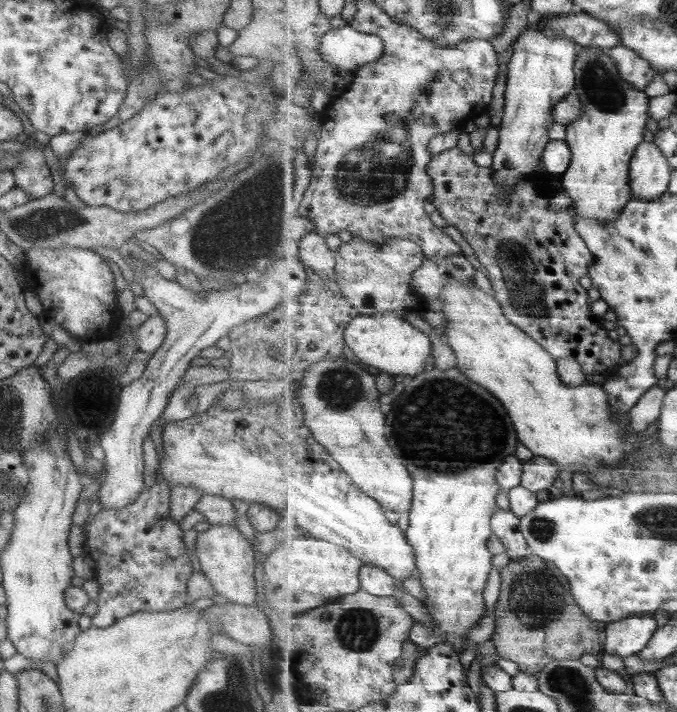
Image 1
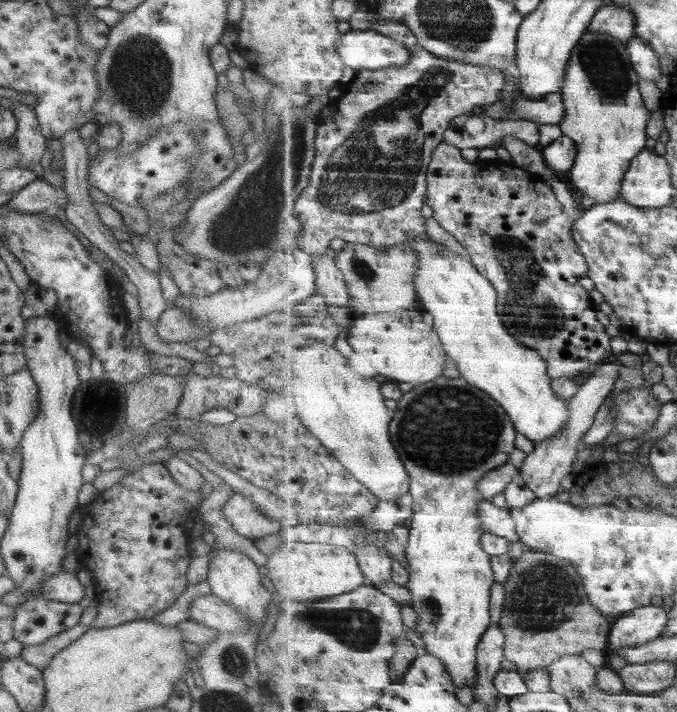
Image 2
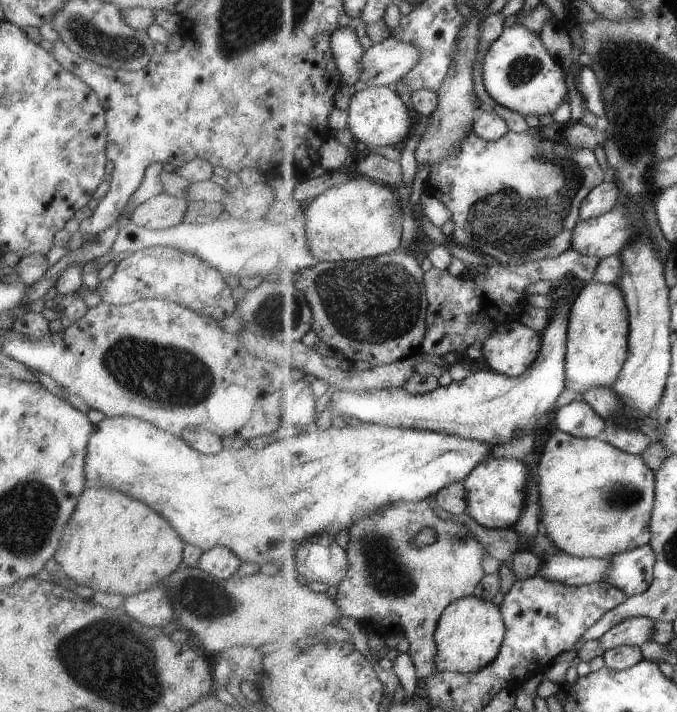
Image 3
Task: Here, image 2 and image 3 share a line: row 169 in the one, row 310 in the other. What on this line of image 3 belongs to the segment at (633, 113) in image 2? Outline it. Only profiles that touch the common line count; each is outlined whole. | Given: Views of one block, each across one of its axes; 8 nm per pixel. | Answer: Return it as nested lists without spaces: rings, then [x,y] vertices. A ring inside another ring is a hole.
[[[592,281],[579,293],[572,306],[566,387],[585,393],[597,387],[612,386],[630,354],[630,311],[626,295],[618,285]]]

